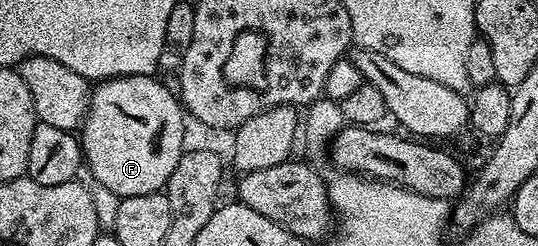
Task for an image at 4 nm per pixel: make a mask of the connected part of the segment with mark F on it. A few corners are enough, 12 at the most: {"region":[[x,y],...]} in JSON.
{"region":[[154,74],[107,78],[80,127],[119,200],[165,191],[187,145]]}

